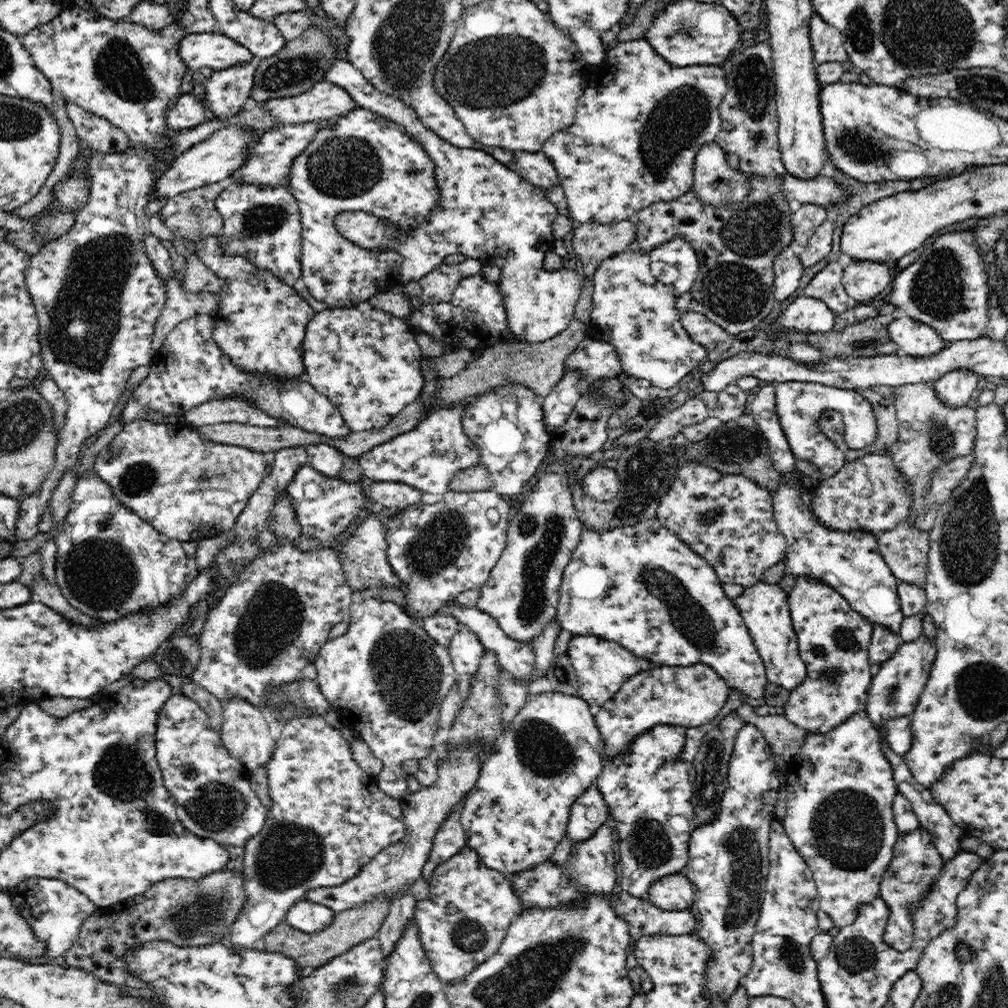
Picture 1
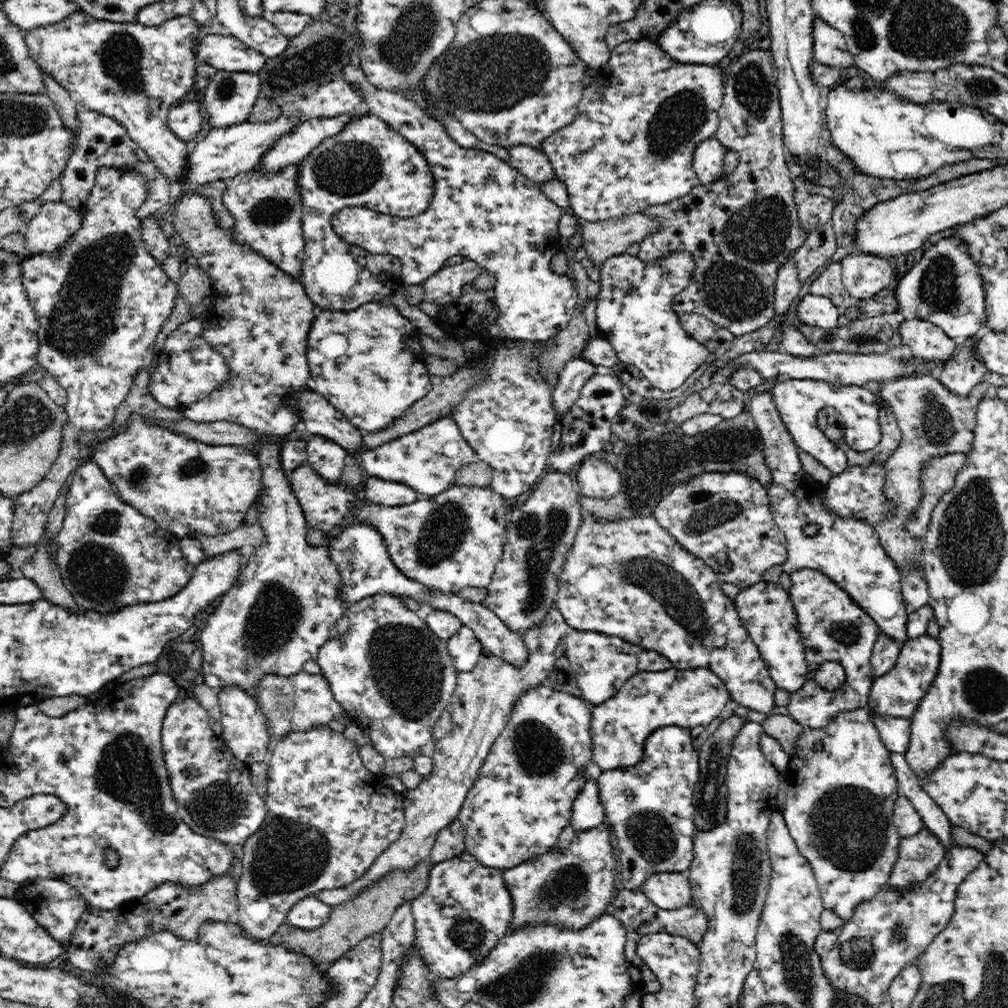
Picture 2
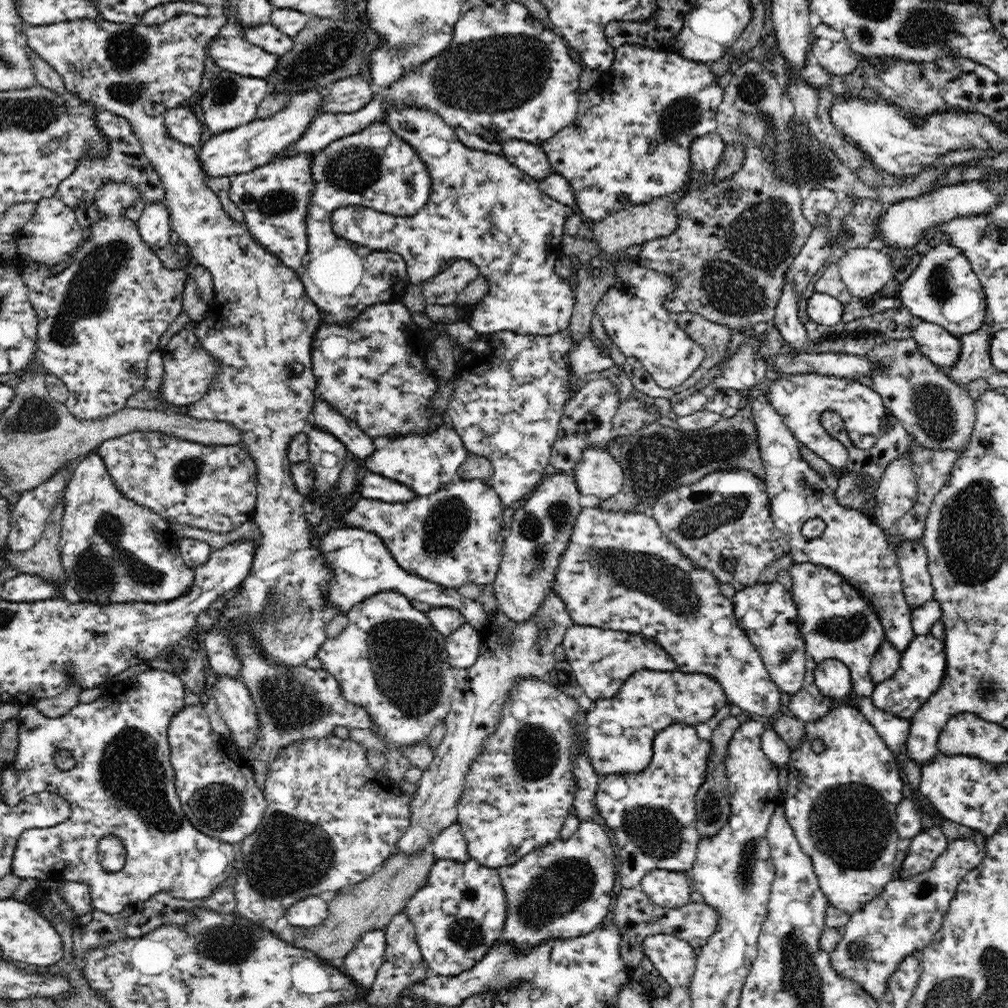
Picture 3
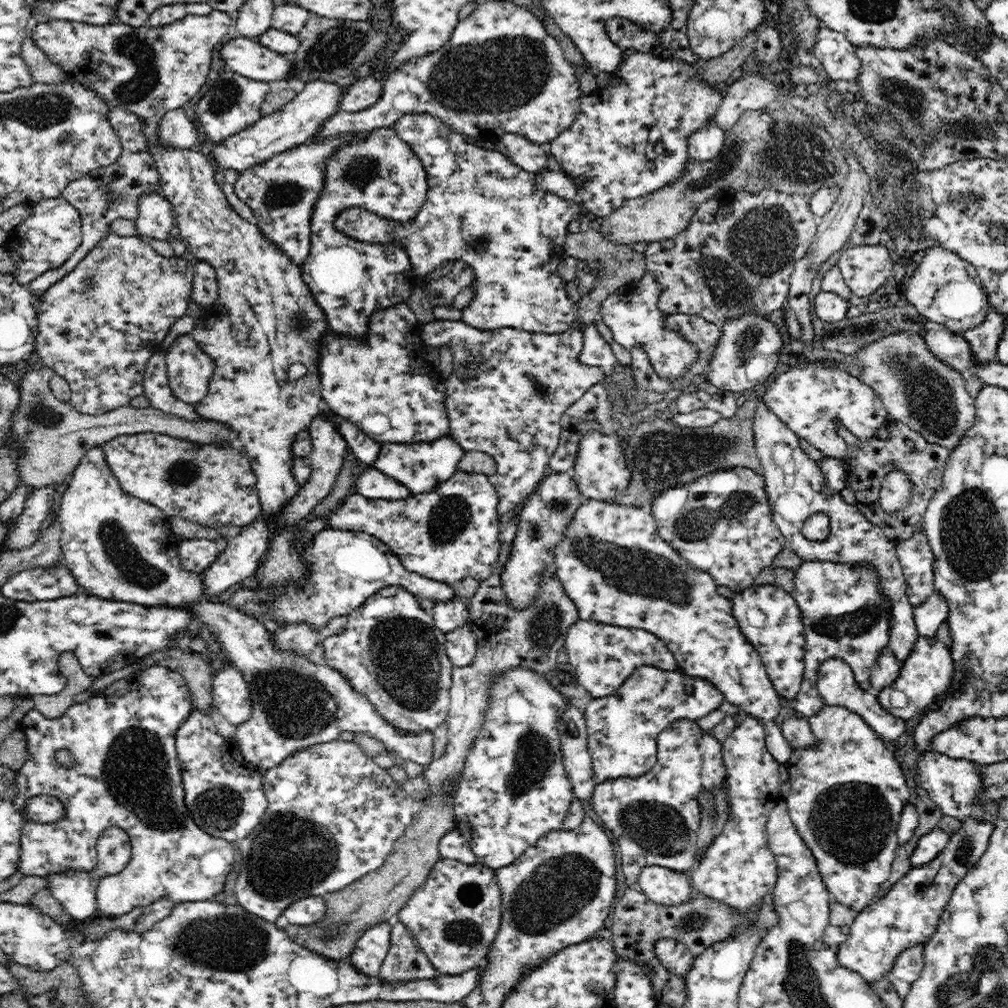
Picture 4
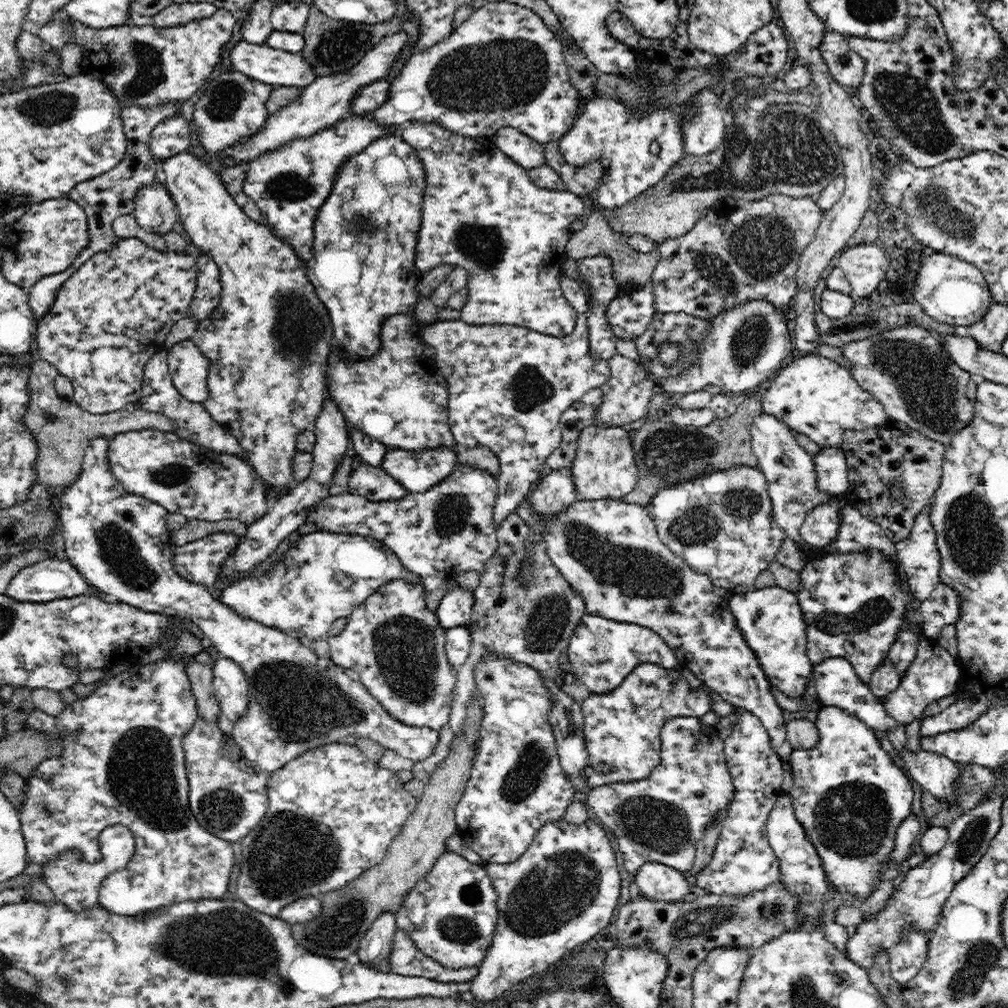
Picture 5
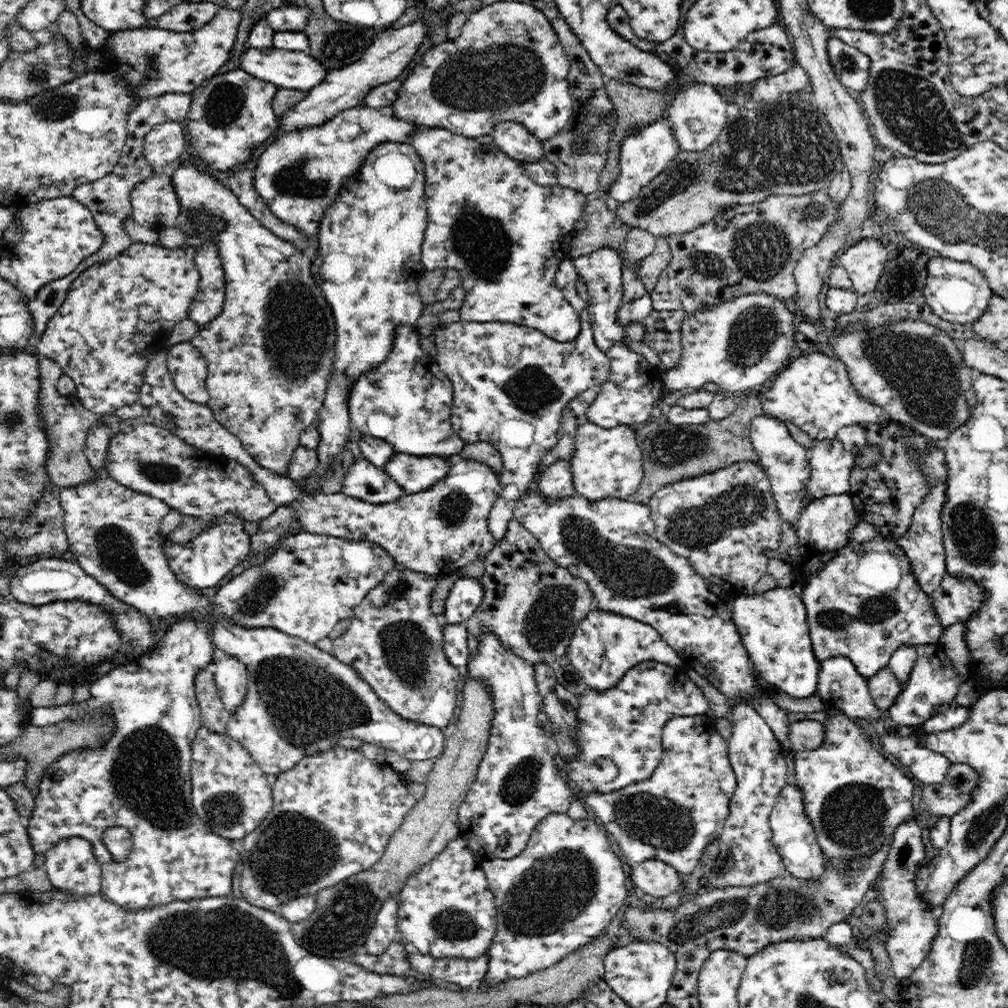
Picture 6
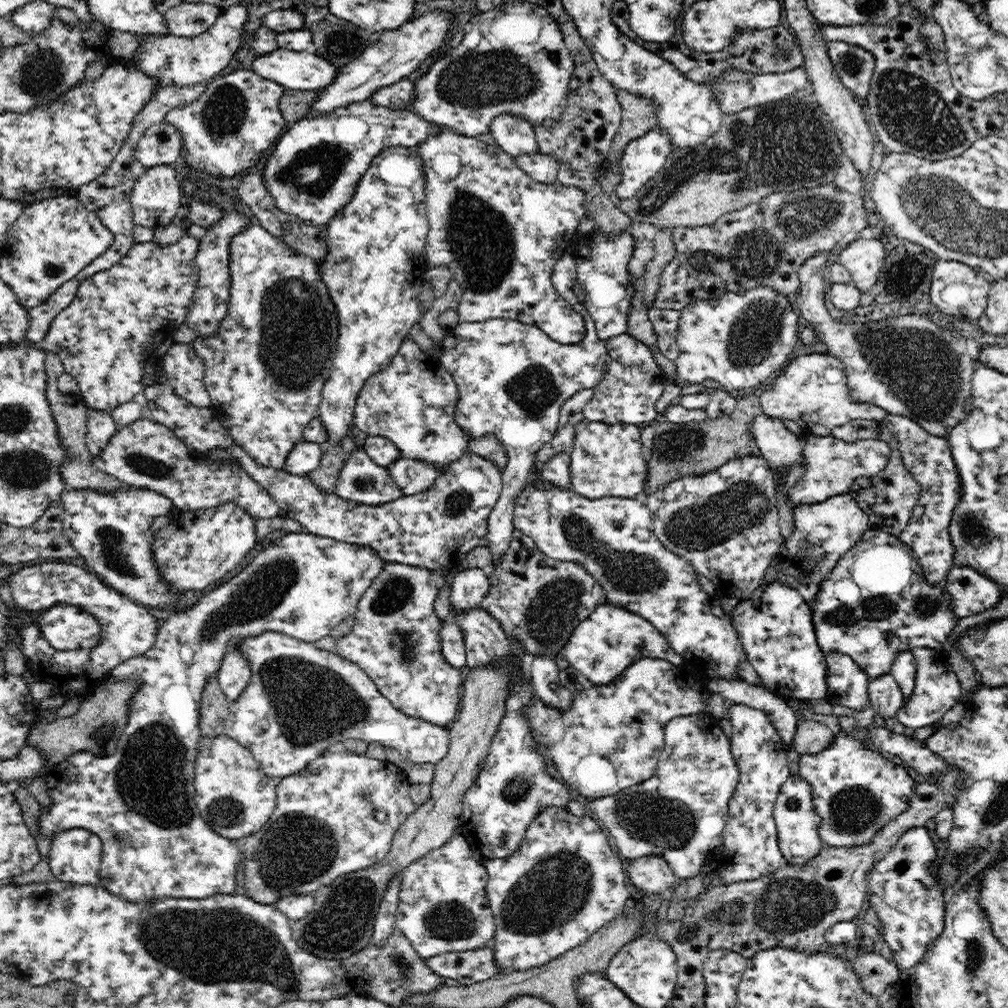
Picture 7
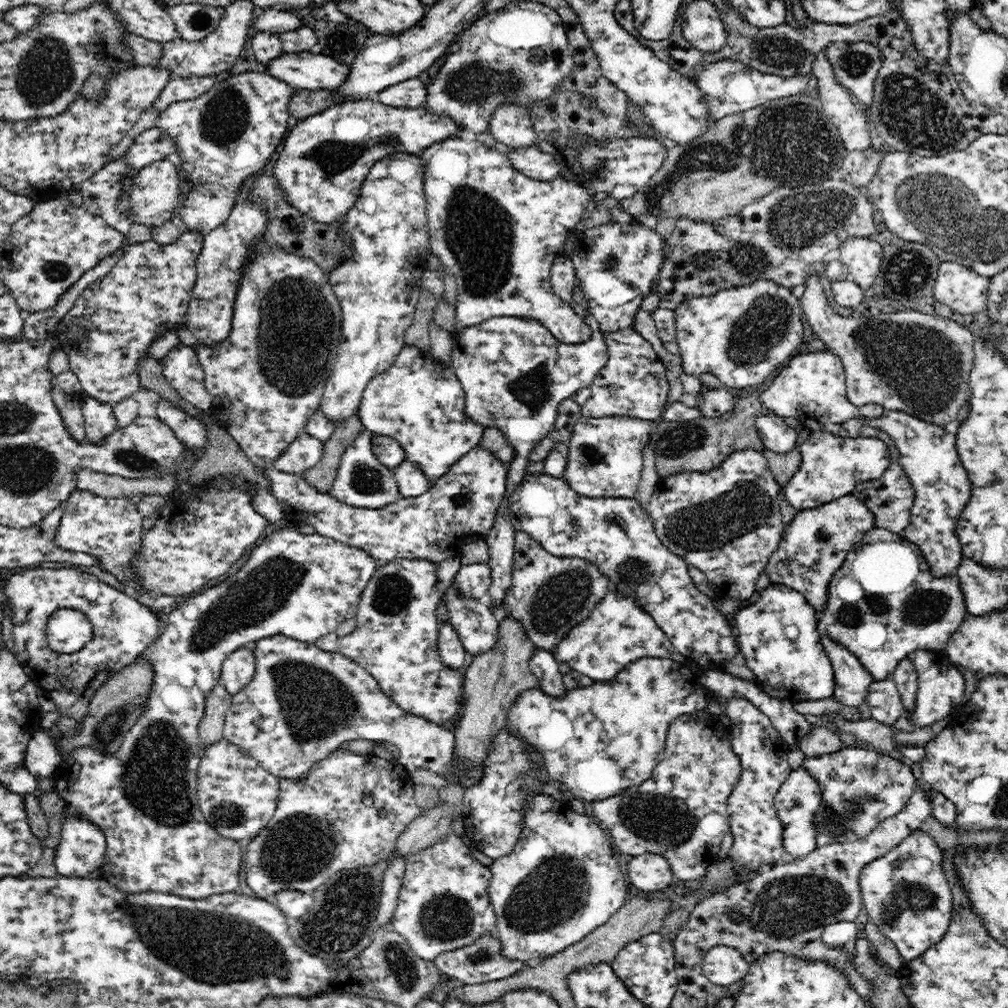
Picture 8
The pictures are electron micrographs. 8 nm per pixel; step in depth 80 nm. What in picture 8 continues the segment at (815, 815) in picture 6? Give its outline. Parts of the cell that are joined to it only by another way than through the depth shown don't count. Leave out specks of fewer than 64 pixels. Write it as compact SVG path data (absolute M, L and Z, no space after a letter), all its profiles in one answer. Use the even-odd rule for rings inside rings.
M844 746L838 752L806 757L803 767L822 783L821 801L826 802L834 819L841 820L848 829L844 836L836 839L839 842L866 838L882 820L898 814L907 805L919 782L906 763L885 752L858 747Z

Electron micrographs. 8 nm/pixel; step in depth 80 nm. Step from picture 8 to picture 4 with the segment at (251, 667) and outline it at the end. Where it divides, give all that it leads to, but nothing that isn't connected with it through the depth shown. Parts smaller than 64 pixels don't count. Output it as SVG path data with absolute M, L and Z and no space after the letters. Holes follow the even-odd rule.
M230 663L213 675L213 704L220 714L234 726L238 727L248 720L253 706L243 674Z

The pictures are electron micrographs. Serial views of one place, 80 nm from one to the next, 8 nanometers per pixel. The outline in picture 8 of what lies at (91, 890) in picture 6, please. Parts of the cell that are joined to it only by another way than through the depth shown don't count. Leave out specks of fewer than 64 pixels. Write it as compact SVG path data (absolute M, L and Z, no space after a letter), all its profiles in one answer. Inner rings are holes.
M70 812L80 815L80 818L68 818L66 824L61 826L61 840L55 847L54 864L58 875L80 875L84 878L91 878L94 870L101 868L107 853L107 842L99 825L92 819L82 817L82 813Z

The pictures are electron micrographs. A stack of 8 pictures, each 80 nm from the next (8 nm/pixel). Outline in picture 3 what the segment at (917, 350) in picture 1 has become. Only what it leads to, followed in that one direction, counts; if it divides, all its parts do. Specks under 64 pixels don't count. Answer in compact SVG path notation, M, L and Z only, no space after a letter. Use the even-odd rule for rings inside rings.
M920 321L911 326L911 337L918 342L919 350L935 364L950 368L958 362L961 353L960 339L943 326Z

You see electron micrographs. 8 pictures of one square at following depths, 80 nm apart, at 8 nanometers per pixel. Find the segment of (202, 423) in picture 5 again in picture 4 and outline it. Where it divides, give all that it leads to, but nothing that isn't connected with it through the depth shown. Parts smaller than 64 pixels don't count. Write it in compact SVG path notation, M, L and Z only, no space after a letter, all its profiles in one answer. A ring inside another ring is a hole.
M164 351L155 352L148 359L143 381L143 394L149 400L150 406L158 408L161 412L174 414L191 422L206 420L196 413L194 404L182 402L172 394L168 384Z

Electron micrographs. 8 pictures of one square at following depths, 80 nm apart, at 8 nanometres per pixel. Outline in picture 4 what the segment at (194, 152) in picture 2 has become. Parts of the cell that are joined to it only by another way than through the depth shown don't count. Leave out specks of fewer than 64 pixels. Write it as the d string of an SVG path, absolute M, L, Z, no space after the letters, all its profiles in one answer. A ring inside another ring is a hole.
M320 79L309 82L302 92L289 100L282 108L272 114L263 115L243 132L236 133L228 140L214 146L209 153L217 170L228 170L232 168L240 173L252 167L254 163L272 158L274 154L287 151L298 143L306 143L323 128L324 124L342 109L340 100L340 86L328 84L328 81Z

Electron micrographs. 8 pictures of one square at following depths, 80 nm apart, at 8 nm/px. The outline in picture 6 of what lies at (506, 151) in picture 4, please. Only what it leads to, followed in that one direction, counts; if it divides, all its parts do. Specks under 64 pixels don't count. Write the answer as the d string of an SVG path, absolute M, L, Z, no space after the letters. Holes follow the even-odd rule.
M502 119L491 132L494 144L510 158L522 162L536 162L544 157L540 141L523 123Z

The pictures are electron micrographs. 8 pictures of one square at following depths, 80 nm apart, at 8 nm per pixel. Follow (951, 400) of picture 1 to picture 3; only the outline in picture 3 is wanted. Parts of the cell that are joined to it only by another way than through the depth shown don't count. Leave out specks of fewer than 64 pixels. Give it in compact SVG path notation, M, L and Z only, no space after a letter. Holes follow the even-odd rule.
M987 321L980 326L980 330L959 337L961 342L959 360L946 371L960 386L966 386L968 382L978 378L986 378L990 371L995 370L990 353L994 328L997 327Z

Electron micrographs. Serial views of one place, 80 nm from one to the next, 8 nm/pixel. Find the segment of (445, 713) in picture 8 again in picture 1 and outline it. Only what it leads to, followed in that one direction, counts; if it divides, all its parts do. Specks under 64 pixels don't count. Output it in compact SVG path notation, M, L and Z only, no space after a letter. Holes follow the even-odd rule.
M356 599L351 603L348 621L346 634L329 638L313 660L318 673L316 681L327 701L339 713L340 722L353 730L357 738L371 748L374 756L382 760L383 769L377 775L379 789L390 798L402 801L409 791L407 774L402 771L401 764L404 760L427 758L428 750L435 746L440 705L459 676L447 647L436 643L402 606L392 601Z

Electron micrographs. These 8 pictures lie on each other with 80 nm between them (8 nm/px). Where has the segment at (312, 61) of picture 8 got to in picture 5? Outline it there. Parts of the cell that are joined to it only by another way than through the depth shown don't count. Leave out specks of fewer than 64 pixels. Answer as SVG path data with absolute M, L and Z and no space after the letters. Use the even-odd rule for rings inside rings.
M244 39L239 40L230 50L229 58L234 66L233 71L240 72L258 82L273 85L274 88L291 86L304 88L318 78L312 64L301 53L292 54L286 50L276 50L266 44L255 45Z

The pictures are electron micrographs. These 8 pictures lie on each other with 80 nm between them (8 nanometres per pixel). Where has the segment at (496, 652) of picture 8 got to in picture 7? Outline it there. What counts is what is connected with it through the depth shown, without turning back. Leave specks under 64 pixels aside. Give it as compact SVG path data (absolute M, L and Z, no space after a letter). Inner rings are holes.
M510 635L508 640L512 650L504 662L474 666L463 678L461 707L454 719L454 726L449 728L448 754L435 764L434 778L430 785L431 797L423 805L417 806L415 812L396 830L391 849L386 856L391 868L404 870L408 862L416 862L430 850L444 846L444 843L456 834L457 827L461 824L464 794L482 770L492 739L499 729L498 726L502 724L512 684L524 677L521 660L527 650L523 648L523 642L514 635Z

